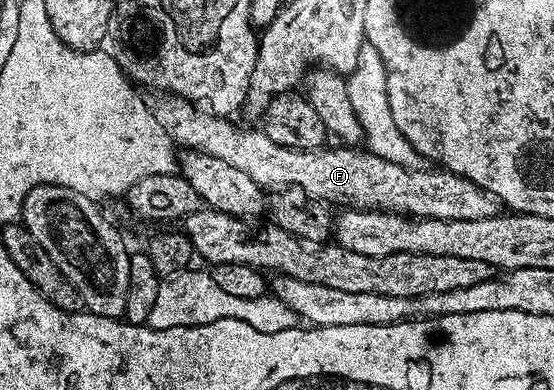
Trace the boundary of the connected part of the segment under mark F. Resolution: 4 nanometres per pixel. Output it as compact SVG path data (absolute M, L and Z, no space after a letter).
M168 91L156 94L158 97L151 101L151 108L155 119L159 119L159 127L178 146L200 151L209 155L215 155L223 159L225 163L231 163L231 167L239 167L243 175L251 175L255 183L262 187L277 185L276 187L296 187L303 190L311 199L321 203L329 201L345 201L346 206L360 207L362 209L377 208L381 211L396 211L402 215L409 214L414 218L430 217L431 219L491 219L502 212L503 206L494 193L488 193L483 187L471 183L465 177L457 173L450 173L441 167L433 169L421 169L422 167L410 167L391 163L387 159L375 156L374 153L362 151L357 147L339 147L341 149L292 149L275 143L268 132L257 129L240 129L239 126L225 115L210 113L204 108L198 107L194 102L185 97Z

